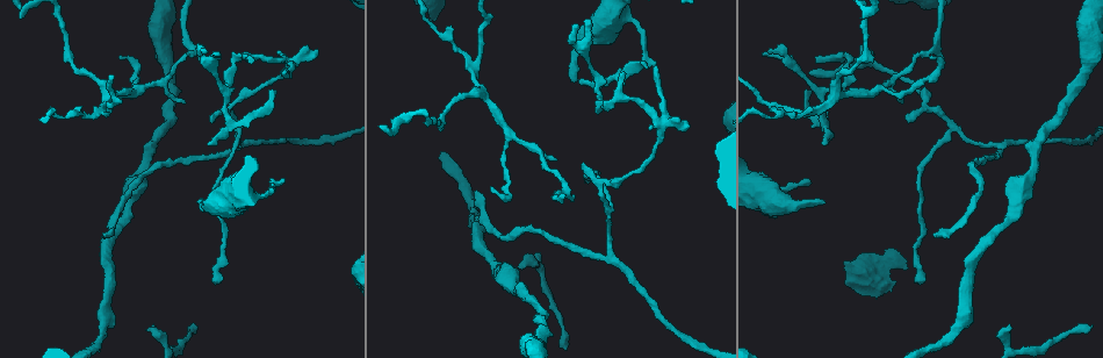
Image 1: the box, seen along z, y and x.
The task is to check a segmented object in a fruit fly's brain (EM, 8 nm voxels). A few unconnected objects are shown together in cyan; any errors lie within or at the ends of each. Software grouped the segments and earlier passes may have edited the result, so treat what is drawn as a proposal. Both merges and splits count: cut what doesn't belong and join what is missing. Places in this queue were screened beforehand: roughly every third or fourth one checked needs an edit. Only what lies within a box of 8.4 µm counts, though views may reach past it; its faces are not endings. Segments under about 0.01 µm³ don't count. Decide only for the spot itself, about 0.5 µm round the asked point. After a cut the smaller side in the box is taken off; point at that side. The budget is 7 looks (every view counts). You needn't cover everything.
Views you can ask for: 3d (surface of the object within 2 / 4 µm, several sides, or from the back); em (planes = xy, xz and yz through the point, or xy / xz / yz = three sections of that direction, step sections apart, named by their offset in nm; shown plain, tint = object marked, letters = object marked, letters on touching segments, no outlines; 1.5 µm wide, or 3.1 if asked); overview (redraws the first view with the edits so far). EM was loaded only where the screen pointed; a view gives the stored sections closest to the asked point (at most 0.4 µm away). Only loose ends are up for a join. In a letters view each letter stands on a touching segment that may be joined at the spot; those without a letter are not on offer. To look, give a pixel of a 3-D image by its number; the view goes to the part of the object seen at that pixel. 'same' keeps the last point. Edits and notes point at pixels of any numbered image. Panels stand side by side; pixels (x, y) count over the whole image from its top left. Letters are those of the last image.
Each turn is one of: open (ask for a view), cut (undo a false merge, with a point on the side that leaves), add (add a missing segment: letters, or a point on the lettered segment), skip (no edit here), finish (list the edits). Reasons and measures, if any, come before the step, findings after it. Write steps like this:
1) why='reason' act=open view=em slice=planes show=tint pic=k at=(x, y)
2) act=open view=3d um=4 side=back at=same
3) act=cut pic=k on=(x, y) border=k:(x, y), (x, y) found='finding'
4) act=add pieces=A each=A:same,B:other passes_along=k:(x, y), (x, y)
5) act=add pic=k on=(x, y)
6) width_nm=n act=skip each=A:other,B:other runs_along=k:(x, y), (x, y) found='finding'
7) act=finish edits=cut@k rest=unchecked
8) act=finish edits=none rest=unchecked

why='end of a long branch' act=open view=em slice=planes show=letters pic=1 at=(476, 190)

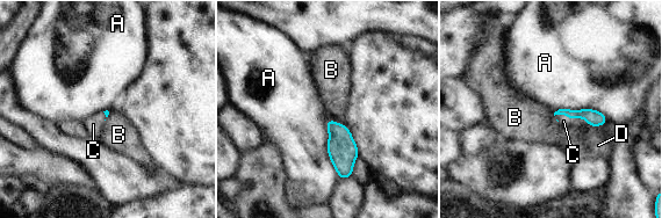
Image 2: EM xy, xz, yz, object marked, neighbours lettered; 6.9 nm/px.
act=add pieces=C each=A:other,B:other,C:same,D:other found='the neuron continues'

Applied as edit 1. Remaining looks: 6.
why='see it whole again' act=open view=overview

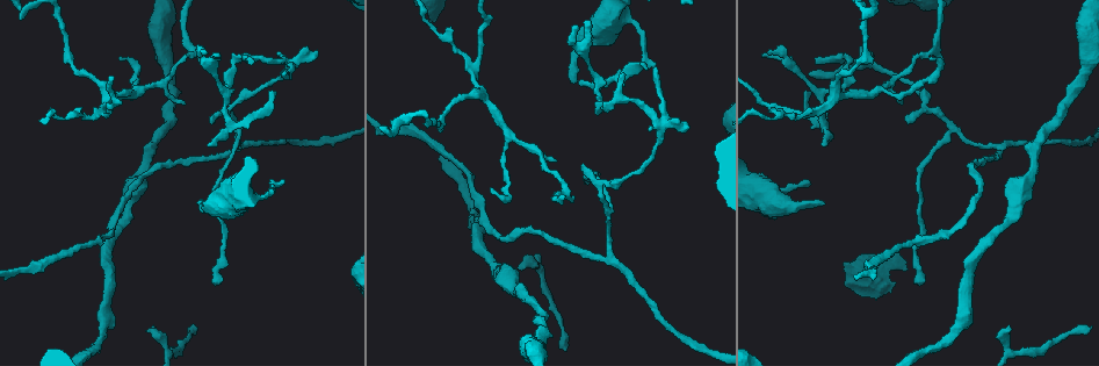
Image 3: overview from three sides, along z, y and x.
why='branch stops here' act=open view=em slice=planes show=letters pic=3 at=(822, 206)

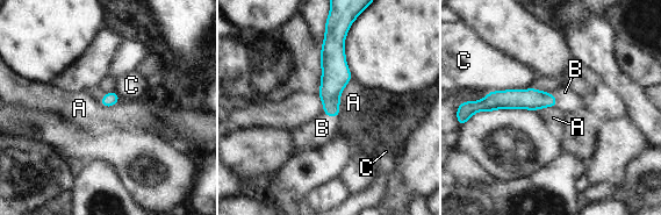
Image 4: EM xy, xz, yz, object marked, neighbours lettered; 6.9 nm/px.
longest_contact=C:300nm act=add pieces=B each=A:other,B:same,C:other found='it goes on there'

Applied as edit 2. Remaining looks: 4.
act=open view=overview

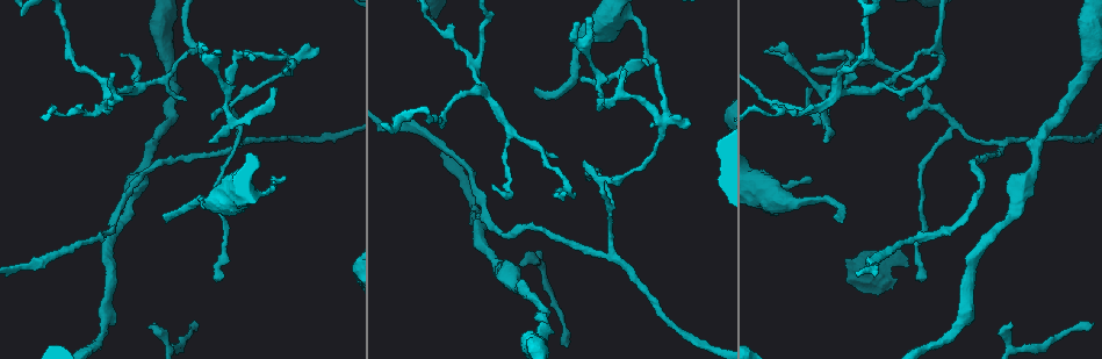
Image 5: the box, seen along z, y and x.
why='thin end' act=open view=em slice=planes show=letters pic=5 at=(580, 22)

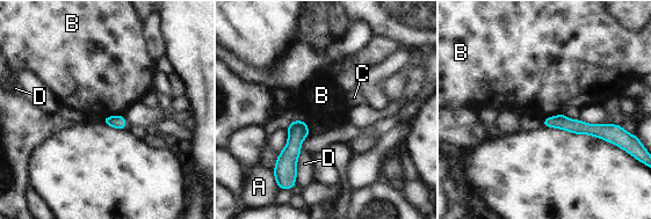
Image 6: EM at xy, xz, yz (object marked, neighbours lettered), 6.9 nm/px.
act=skip each=A:other,B:other,C:other,D:other runs_along=6:(544, 122), (620, 133) found='none of them fits'

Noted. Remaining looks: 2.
act=finish edits=add@2,add@4 rest=unchecked

